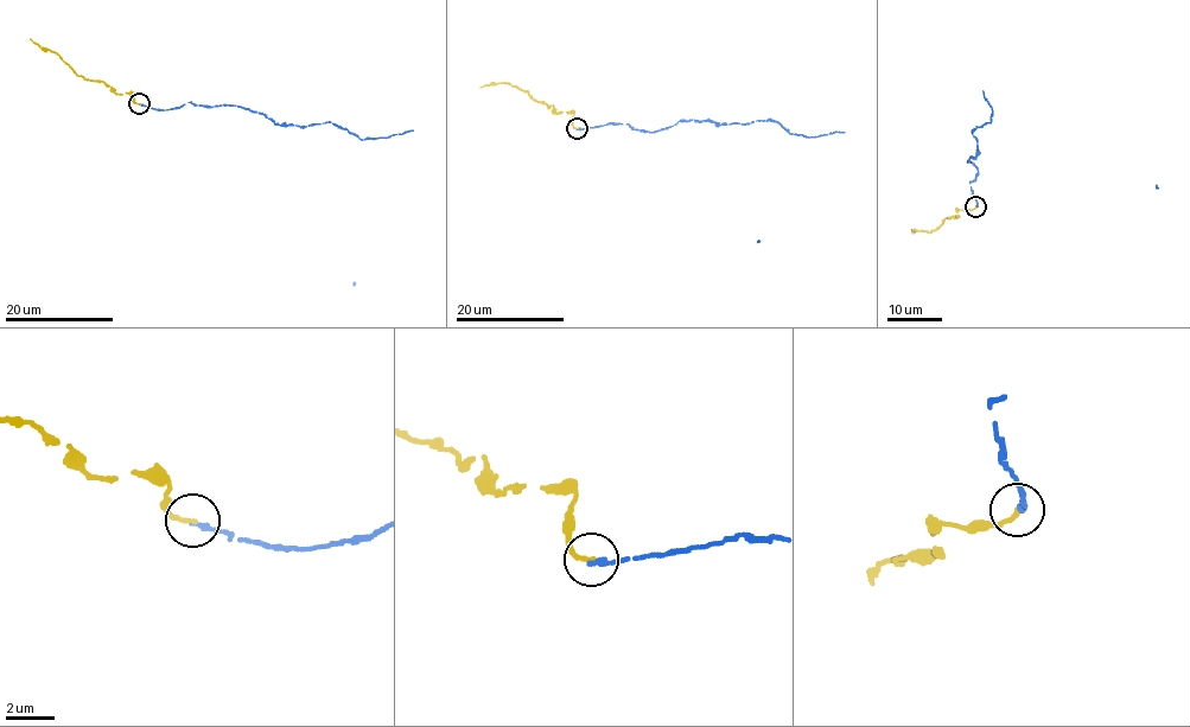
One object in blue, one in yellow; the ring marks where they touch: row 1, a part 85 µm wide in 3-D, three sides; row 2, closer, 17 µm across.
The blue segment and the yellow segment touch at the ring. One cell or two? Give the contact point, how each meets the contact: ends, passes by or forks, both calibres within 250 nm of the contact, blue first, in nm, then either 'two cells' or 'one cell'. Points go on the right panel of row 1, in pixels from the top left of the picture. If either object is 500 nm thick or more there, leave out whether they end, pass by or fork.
at (975, 206); blue ends there; yellow ends there; 280 nm thick on the blue side, 190 nm on the other; one cell

